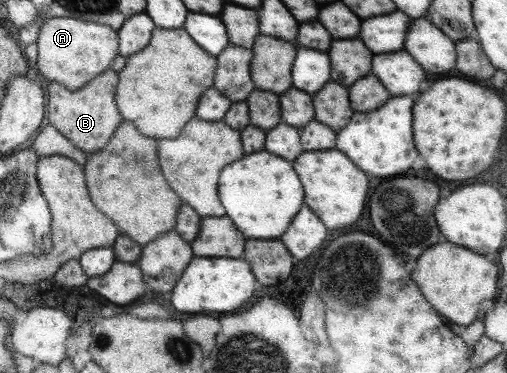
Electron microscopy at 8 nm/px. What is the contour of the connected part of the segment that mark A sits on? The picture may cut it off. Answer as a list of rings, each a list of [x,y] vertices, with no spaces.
[[[46,18],[38,38],[36,66],[45,78],[77,91],[101,75],[120,54],[118,32],[111,26],[77,18]]]

